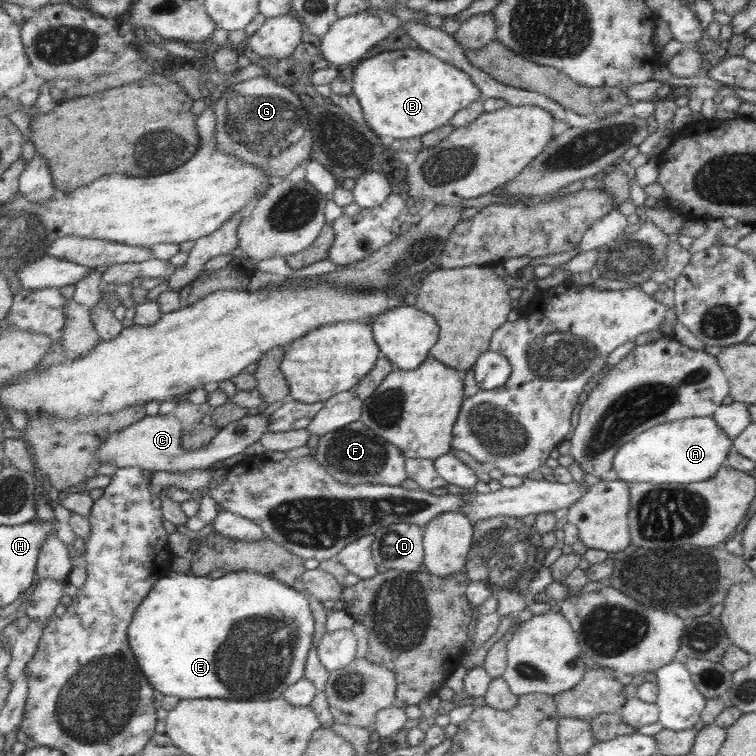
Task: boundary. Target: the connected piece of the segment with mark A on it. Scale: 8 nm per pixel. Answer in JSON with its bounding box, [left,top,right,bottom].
[614,416,733,485]

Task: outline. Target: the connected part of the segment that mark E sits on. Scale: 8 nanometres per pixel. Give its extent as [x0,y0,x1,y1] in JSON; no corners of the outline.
[130,571,317,701]

